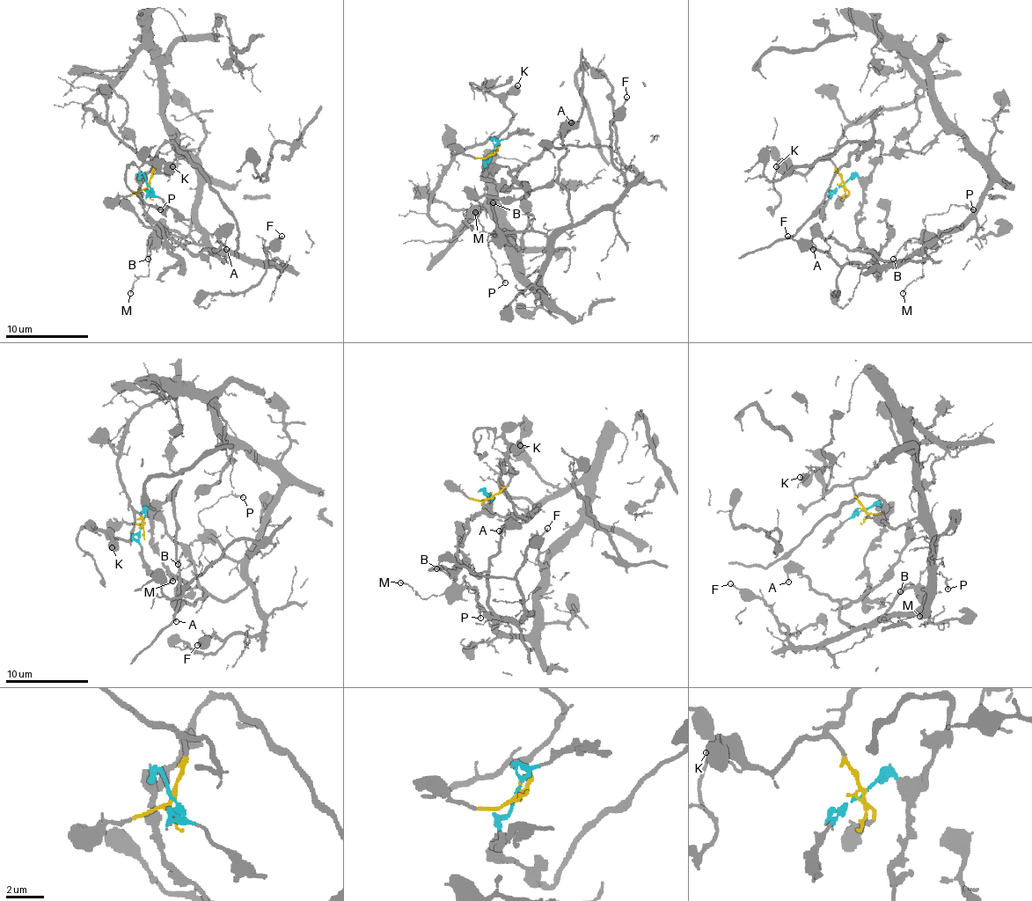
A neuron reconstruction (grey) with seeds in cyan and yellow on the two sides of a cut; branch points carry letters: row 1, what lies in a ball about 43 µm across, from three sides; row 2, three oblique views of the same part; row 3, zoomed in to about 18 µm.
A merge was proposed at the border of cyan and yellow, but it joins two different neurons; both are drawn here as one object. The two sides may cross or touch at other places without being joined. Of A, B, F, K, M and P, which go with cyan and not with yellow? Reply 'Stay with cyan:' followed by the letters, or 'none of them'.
Stay with cyan: none of them

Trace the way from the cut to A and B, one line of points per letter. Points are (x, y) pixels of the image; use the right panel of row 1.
A: (844, 185), (841, 134), (916, 97), (899, 47), (988, 175), (984, 200), (897, 261), (812, 249)
B: (844, 185), (841, 134), (916, 97), (901, 47), (988, 191), (893, 260)

